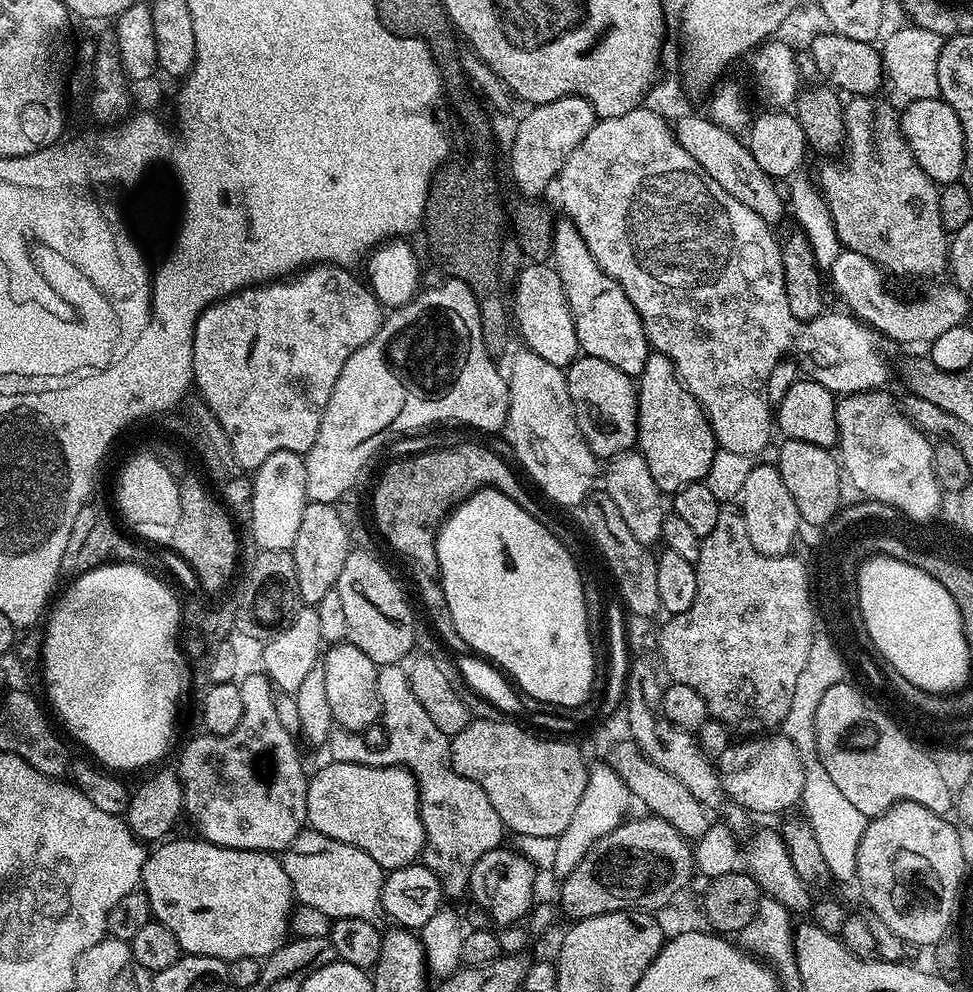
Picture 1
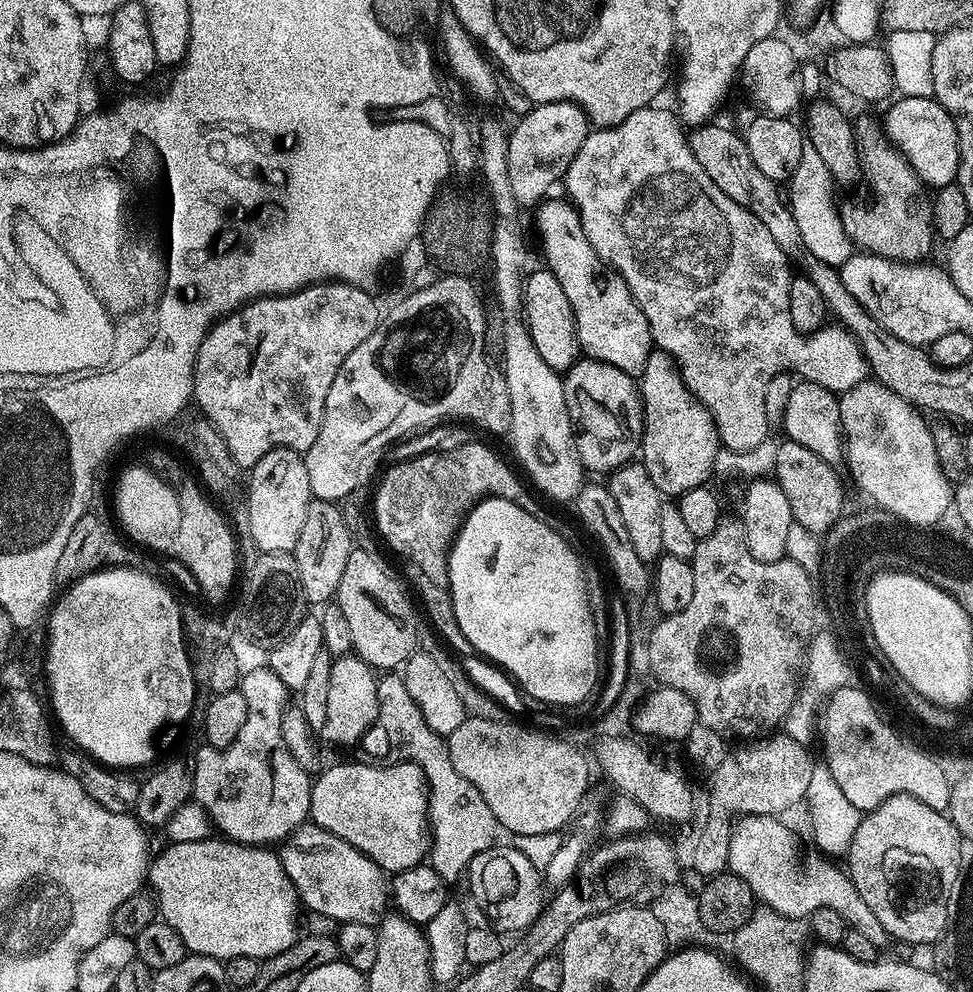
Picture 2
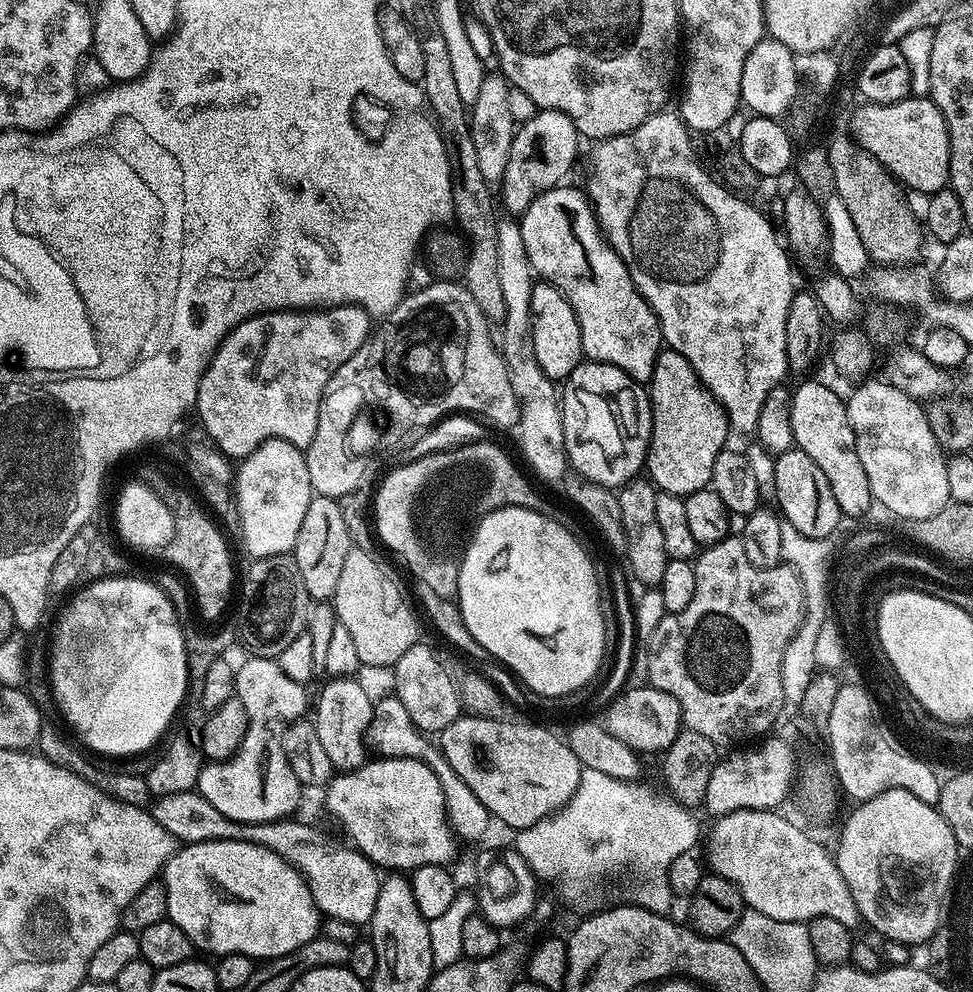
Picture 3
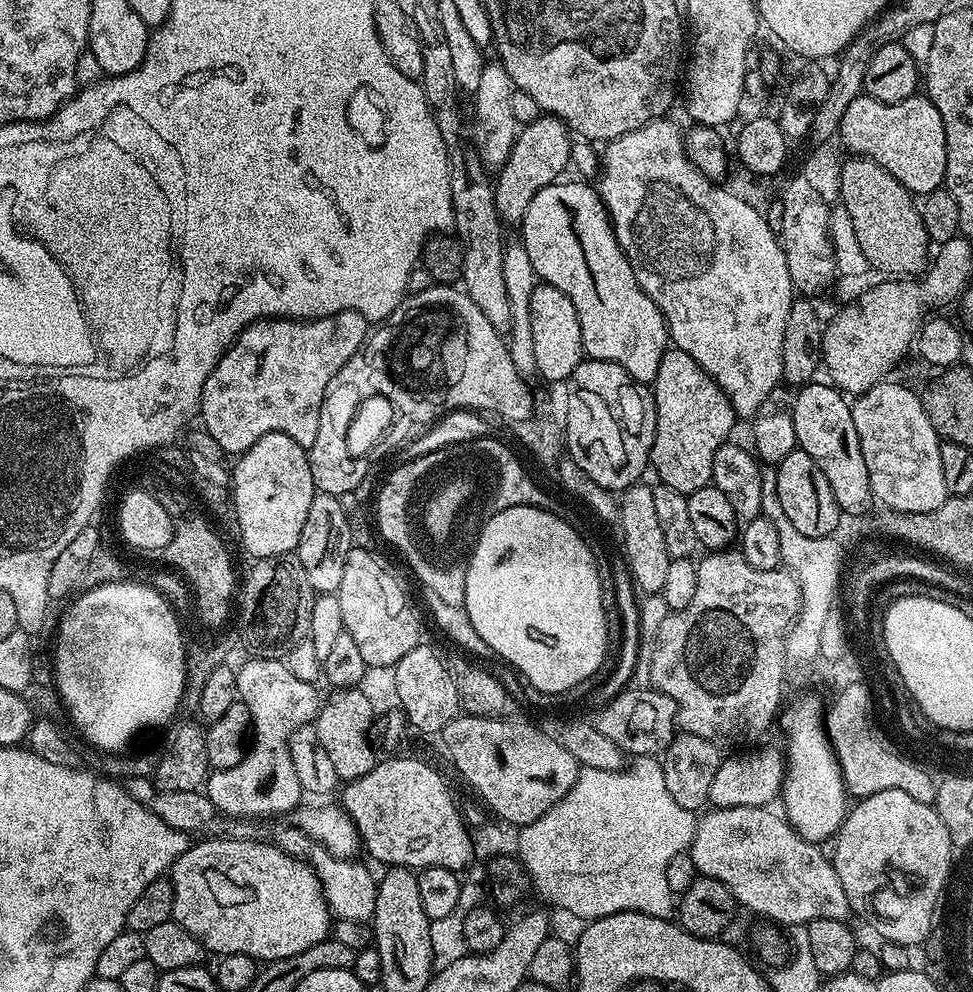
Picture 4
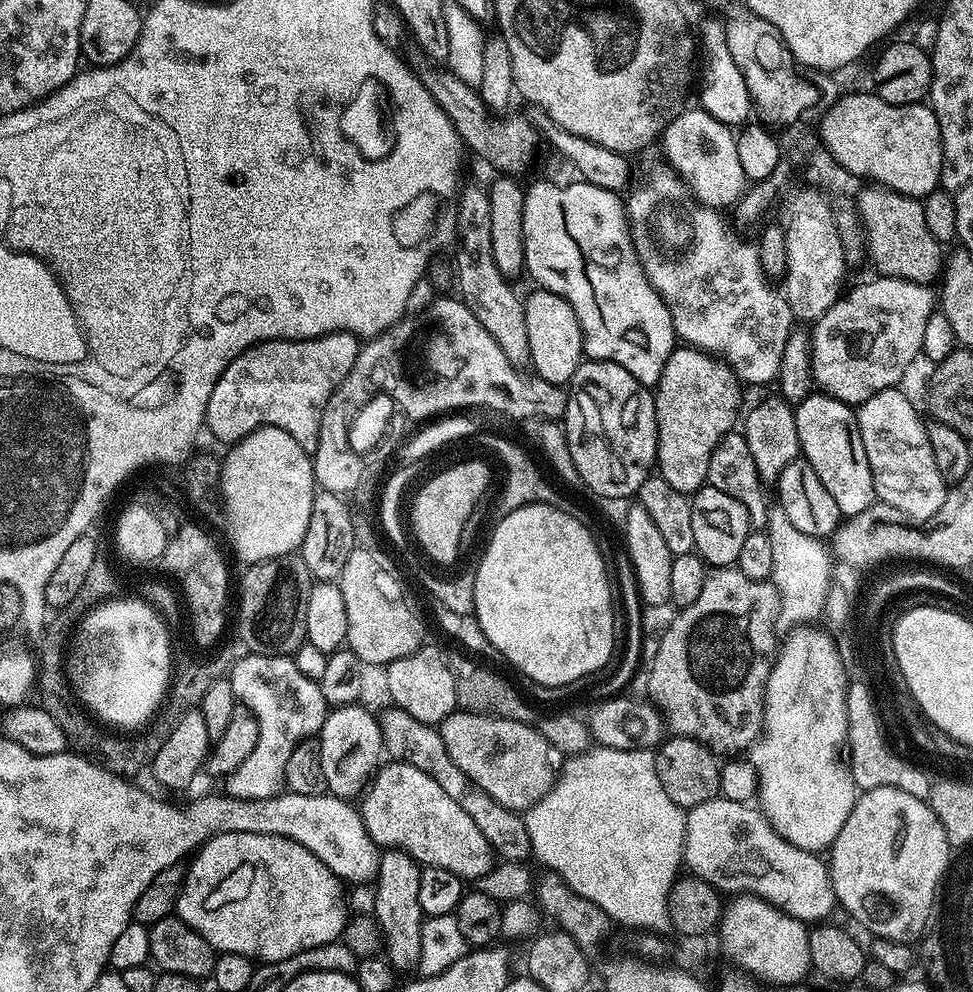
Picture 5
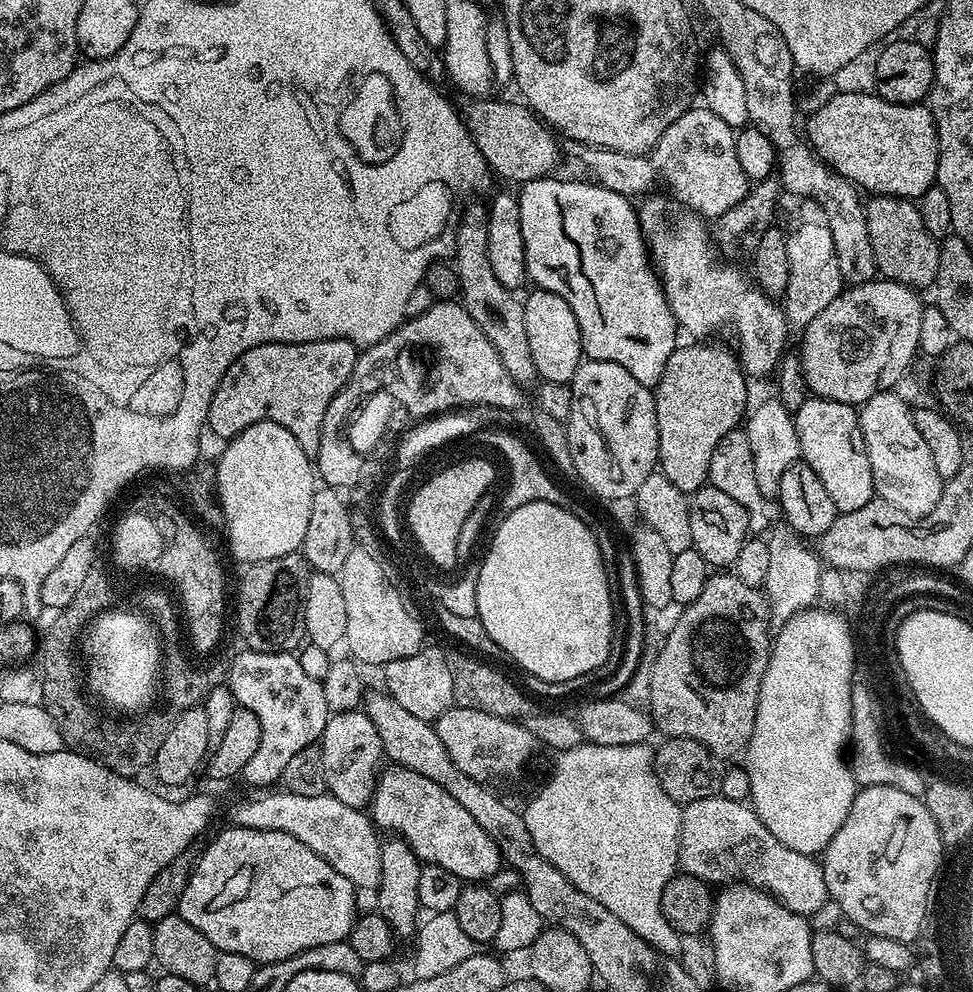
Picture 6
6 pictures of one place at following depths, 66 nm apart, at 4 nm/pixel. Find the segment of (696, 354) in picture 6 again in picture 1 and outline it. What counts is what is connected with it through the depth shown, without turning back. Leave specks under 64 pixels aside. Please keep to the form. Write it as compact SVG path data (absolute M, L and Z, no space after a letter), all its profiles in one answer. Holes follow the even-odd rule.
M649 351L646 366L638 377L636 389L636 443L639 452L650 466L654 482L658 482L660 491L675 494L691 484L701 483L710 470L711 462L717 452L716 436L708 424L708 415L702 406L686 390L676 373L674 362L666 354Z

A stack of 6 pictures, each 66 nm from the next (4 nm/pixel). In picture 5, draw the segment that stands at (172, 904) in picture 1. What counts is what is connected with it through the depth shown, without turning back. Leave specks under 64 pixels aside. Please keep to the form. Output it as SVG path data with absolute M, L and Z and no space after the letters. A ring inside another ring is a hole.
M237 832L222 834L221 836L214 837L213 840L205 840L195 855L191 857L190 863L192 863L192 869L189 867L185 871L184 885L176 903L176 912L180 919L185 920L194 931L200 932L202 938L206 938L206 942L210 942L210 946L216 949L217 953L233 952L234 954L249 956L253 962L273 964L282 958L290 958L294 954L302 954L302 950L335 944L344 935L344 926L346 923L346 915L344 916L345 885L342 883L340 877L335 876L314 853L306 850L306 846L294 842L288 836L238 834Z

